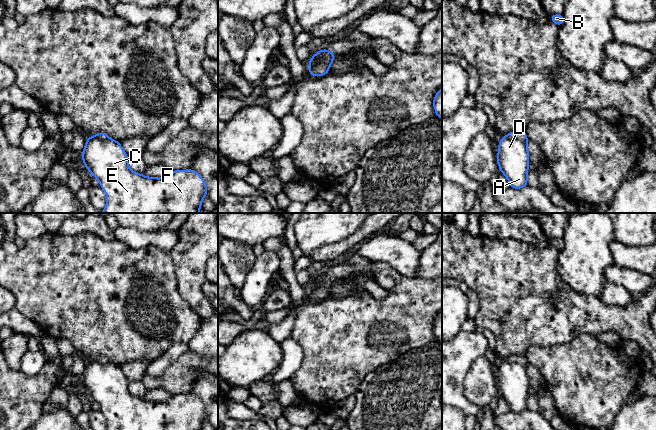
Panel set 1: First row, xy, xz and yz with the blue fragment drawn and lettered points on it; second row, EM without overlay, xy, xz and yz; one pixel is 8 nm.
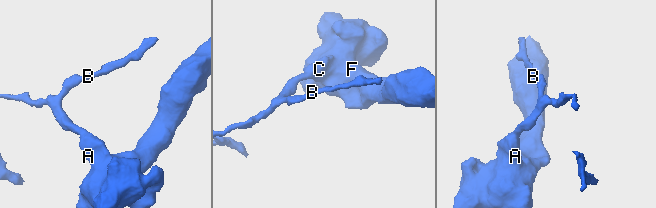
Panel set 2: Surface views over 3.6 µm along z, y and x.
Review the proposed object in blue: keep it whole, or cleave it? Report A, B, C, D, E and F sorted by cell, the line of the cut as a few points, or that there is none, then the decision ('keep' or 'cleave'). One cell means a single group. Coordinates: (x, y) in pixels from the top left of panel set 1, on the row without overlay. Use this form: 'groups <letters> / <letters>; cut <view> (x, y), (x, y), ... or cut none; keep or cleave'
groups A C D E F / B; cut xz (332, 279), (328, 278), (322, 285), (310, 290); cleave

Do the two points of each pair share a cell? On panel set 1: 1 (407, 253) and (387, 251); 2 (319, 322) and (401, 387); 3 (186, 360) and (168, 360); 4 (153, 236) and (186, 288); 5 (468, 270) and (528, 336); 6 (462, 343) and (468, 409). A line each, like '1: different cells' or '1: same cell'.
1: same cell
2: different cells
3: different cells
4: different cells
5: same cell
6: same cell

